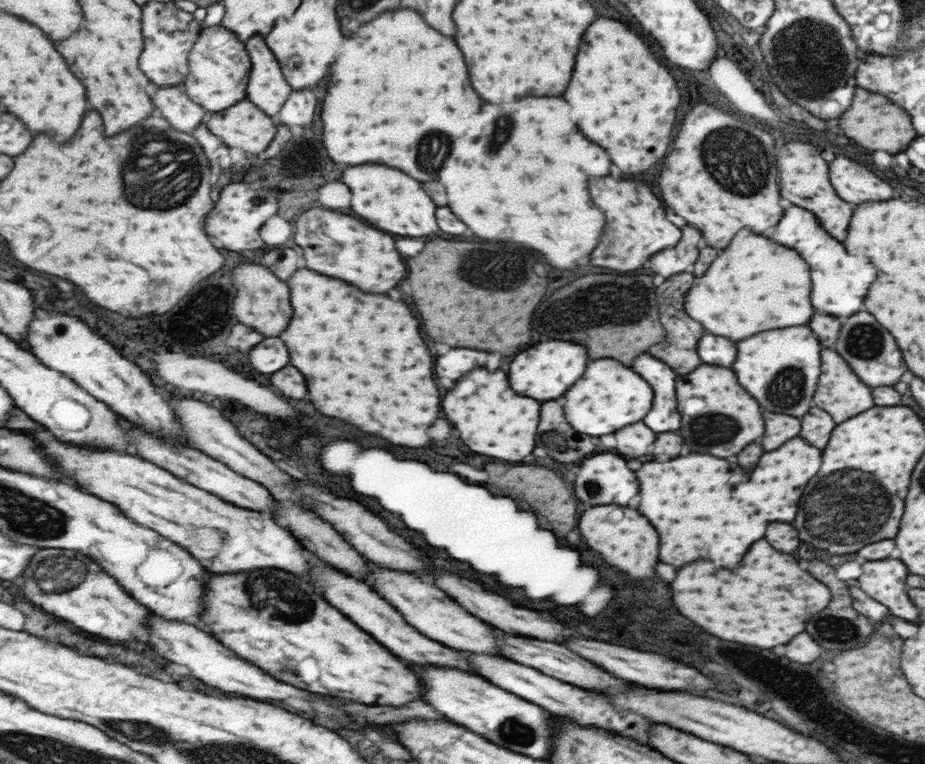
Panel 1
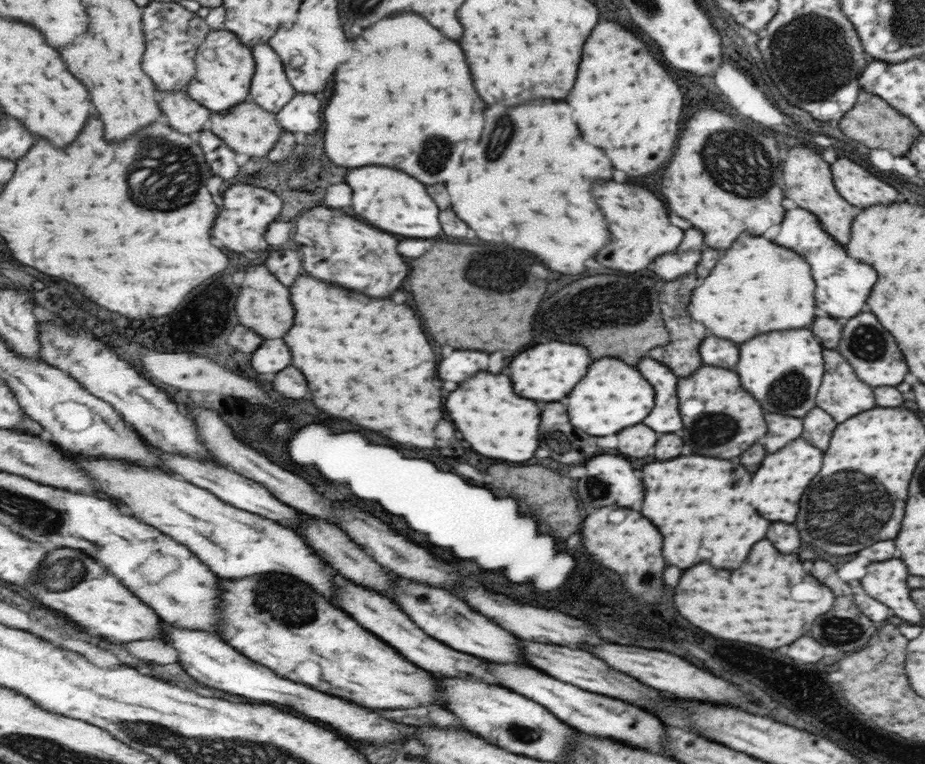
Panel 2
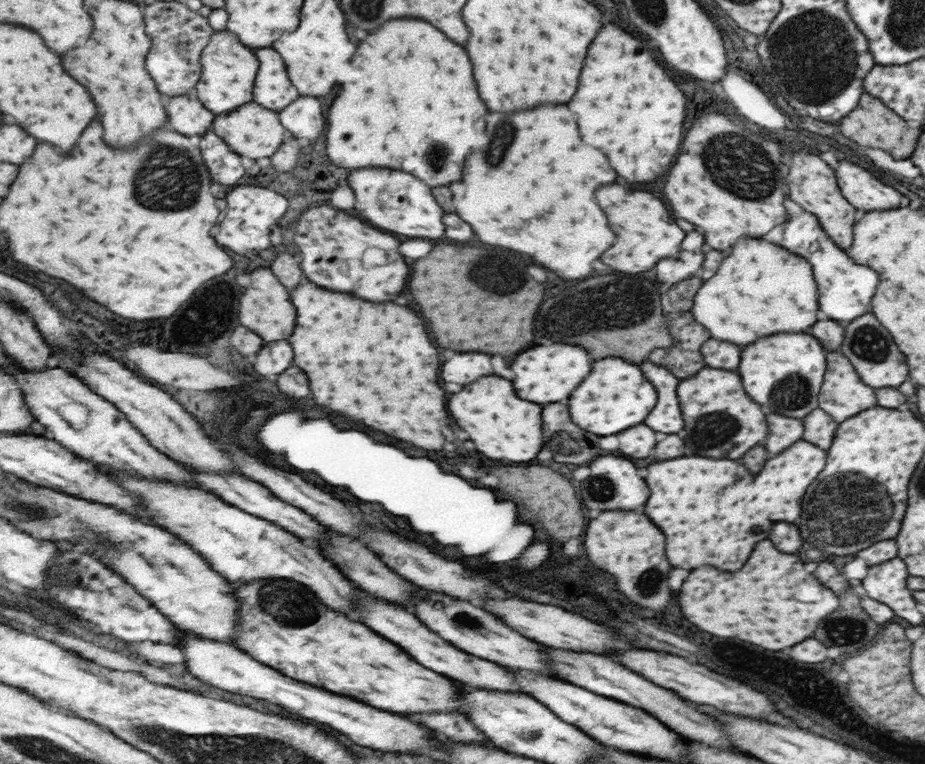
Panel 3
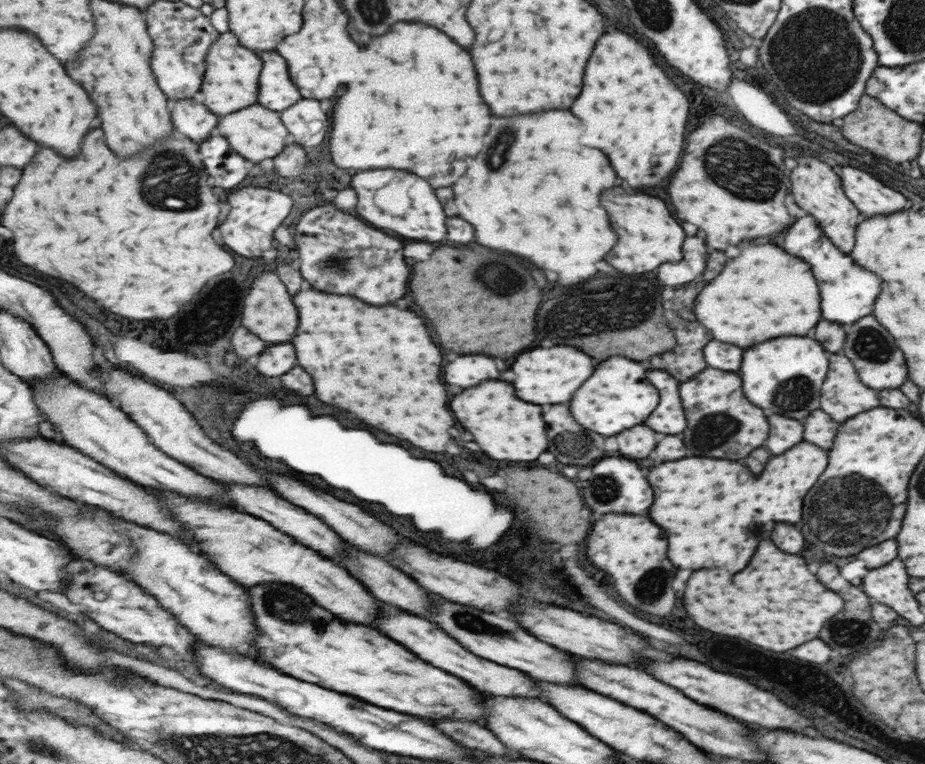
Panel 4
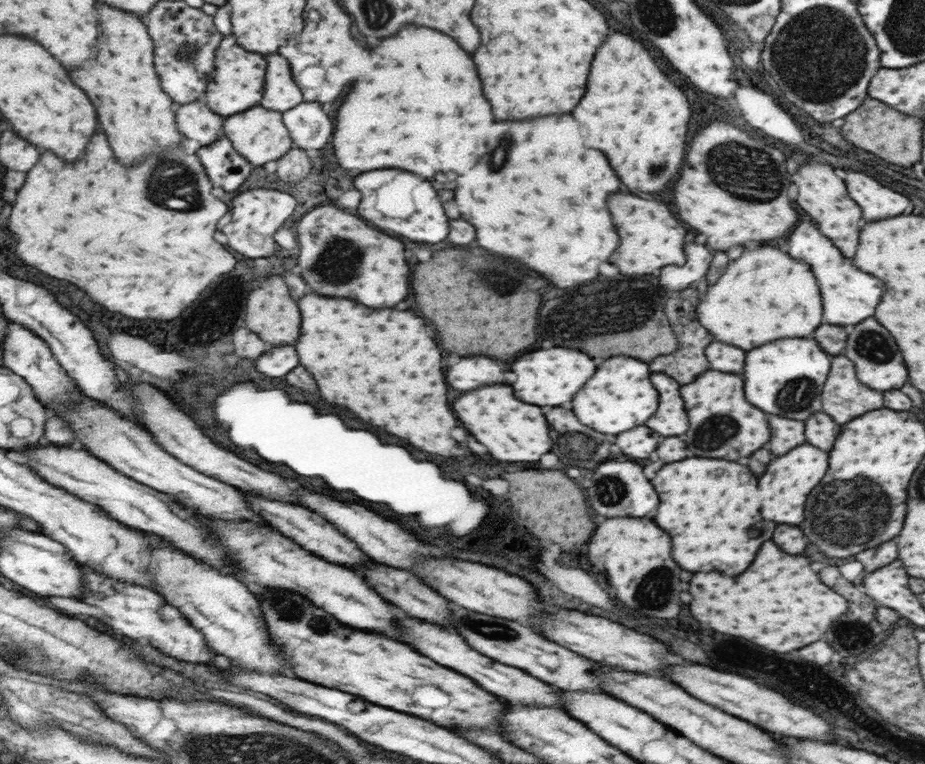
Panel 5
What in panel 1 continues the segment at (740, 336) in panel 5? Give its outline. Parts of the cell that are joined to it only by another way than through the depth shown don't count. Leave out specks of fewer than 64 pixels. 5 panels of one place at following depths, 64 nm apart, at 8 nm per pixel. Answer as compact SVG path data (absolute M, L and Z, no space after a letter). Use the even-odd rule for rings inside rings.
M743 228L743 232L731 240L731 248L723 248L697 280L695 288L691 288L691 296L687 296L687 314L699 320L709 334L741 340L761 330L805 324L813 314L809 288L807 264L795 250Z

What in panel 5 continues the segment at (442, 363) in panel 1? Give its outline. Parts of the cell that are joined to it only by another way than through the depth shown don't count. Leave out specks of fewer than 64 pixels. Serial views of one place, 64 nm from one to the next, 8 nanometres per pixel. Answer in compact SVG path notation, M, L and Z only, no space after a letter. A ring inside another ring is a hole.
M471 356L471 358L461 358L457 364L447 368L447 380L451 380L451 386L455 390L467 392L475 390L485 384L499 384L503 382L503 372L501 368L485 356Z

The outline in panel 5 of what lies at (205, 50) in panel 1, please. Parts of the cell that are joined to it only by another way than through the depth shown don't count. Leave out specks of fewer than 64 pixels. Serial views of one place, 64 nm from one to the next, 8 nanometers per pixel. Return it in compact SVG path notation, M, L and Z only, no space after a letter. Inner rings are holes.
M225 36L221 48L217 50L215 58L215 72L211 72L209 84L207 84L207 102L215 112L221 116L239 116L239 112L245 112L249 108L259 108L263 94L265 94L265 72L267 72L269 60L265 60L261 54L249 52L237 42L237 36Z

